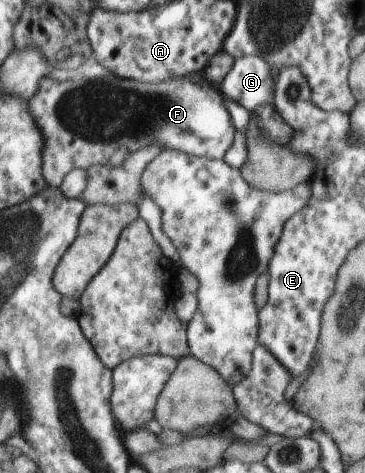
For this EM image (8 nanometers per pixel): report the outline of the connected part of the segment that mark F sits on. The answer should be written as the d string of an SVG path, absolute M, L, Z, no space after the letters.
M115 75L93 81L57 81L53 77L45 77L38 93L30 99L30 108L46 137L43 171L48 185L54 188L60 188L66 176L75 168L89 170L99 165L109 168L127 165L129 154L148 145L164 145L164 150L224 160L234 146L236 137L233 117L226 107L226 98L218 87L211 83L191 83L188 78L146 83L129 81L128 78L119 79Z

